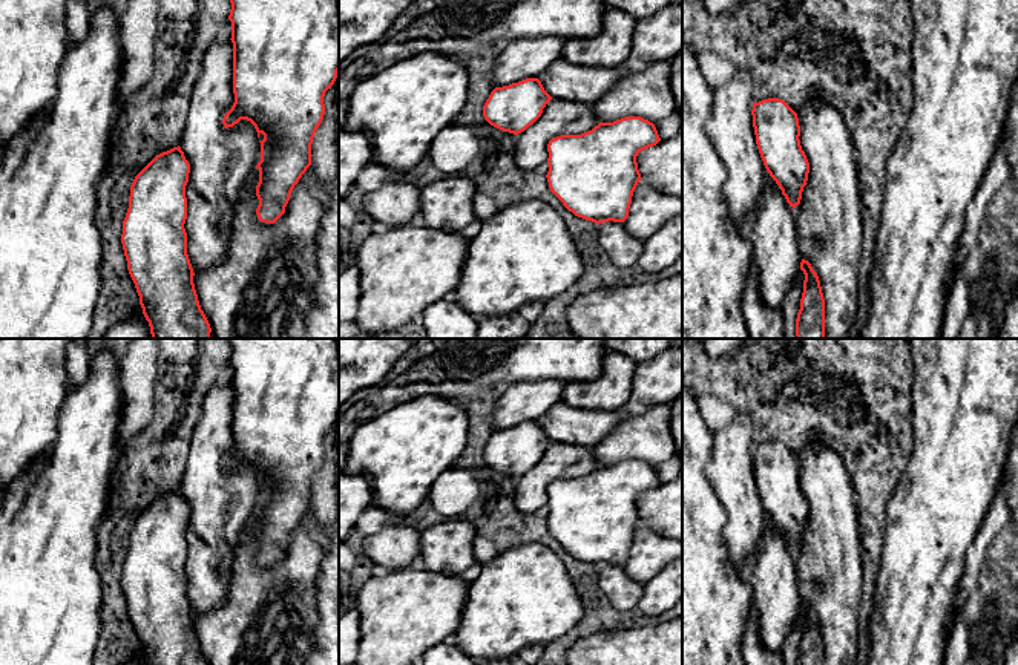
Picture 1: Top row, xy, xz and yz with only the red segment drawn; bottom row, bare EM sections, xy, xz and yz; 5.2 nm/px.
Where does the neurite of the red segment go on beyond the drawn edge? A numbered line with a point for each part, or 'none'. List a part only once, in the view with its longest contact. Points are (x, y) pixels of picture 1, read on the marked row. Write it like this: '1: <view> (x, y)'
none

